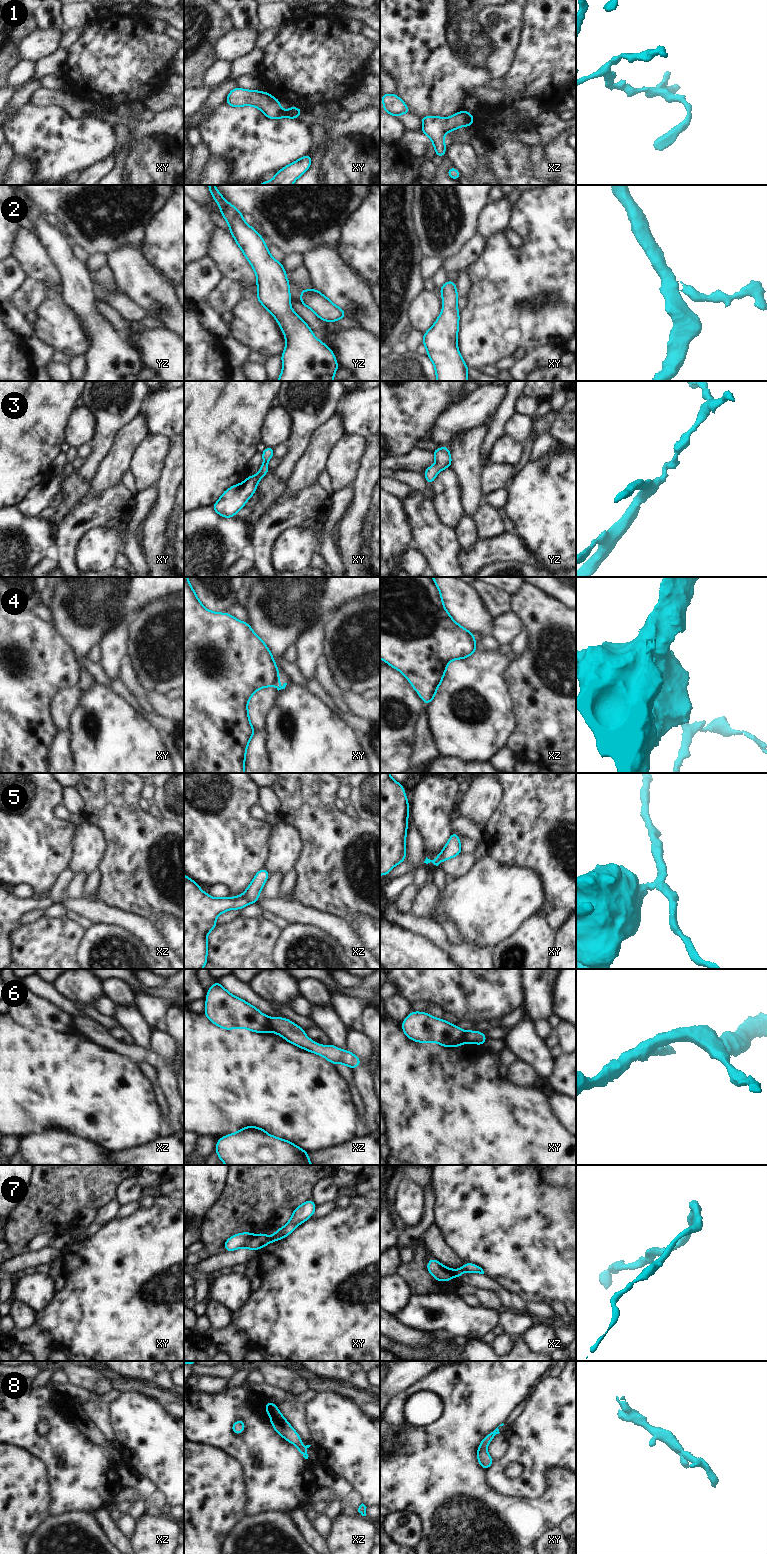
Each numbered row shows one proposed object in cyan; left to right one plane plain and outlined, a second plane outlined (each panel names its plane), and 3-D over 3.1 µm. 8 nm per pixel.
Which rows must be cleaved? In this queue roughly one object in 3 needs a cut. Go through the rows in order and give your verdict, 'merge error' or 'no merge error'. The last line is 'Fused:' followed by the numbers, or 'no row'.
1: no merge error
2: merge error
3: no merge error
4: merge error
5: merge error
6: merge error
7: no merge error
8: no merge error
Fused: 2, 4, 5, 6

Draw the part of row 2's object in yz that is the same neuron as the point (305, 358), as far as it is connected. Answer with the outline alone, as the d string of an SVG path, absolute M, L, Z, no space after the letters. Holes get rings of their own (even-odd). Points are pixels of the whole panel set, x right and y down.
M208 185L208 188L221 209L221 215L228 222L230 233L255 271L257 300L275 317L285 335L286 347L281 355L283 369L277 381L333 381L339 363L336 362L332 350L317 339L310 327L292 310L290 306L292 297L282 263L270 255L263 237L245 223L241 212L223 198L215 185Z

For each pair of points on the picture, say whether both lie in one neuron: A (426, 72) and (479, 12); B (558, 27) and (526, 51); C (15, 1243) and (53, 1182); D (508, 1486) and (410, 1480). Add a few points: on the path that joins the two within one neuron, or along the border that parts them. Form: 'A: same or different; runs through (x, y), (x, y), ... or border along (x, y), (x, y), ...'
A: same; runs through (436, 57), (464, 27)
B: same; runs through (550, 35), (534, 51)
C: same; runs through (19, 1228), (50, 1197)
D: different; border along (485, 1470), (485, 1481), (495, 1491), (510, 1496)

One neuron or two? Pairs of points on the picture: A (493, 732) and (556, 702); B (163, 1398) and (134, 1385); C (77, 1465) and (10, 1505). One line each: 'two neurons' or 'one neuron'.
A: two neurons
B: one neuron
C: two neurons

